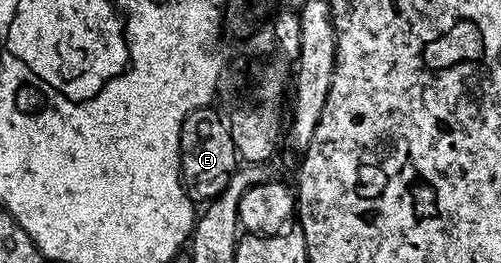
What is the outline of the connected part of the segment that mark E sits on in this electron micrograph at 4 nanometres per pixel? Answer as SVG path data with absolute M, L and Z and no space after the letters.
M202 107L194 109L185 117L181 124L180 132L180 154L181 174L186 183L187 194L190 200L196 204L204 204L213 198L218 197L226 190L240 162L239 155L232 140L231 132L225 117L214 110L215 107Z

